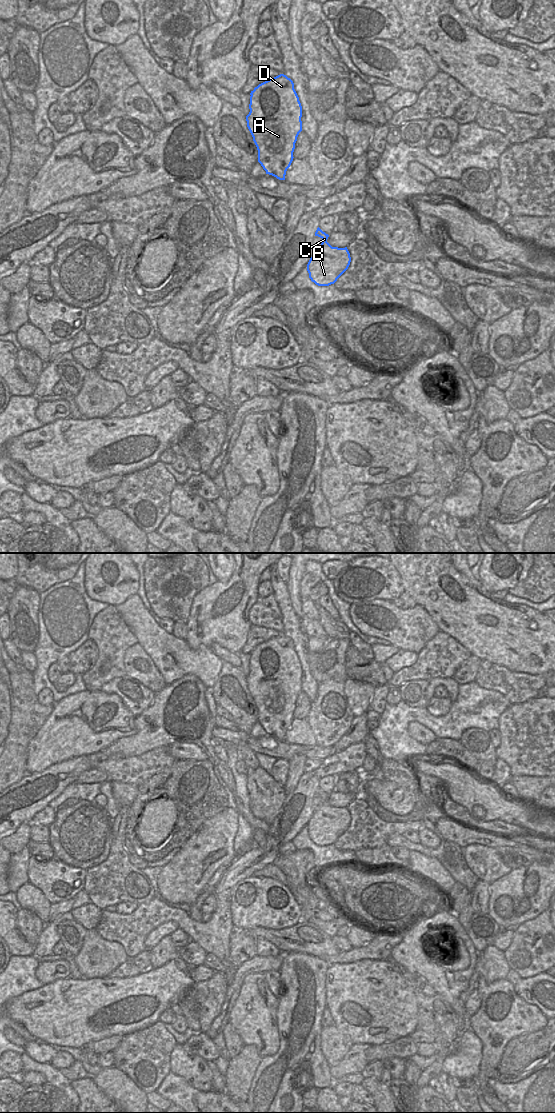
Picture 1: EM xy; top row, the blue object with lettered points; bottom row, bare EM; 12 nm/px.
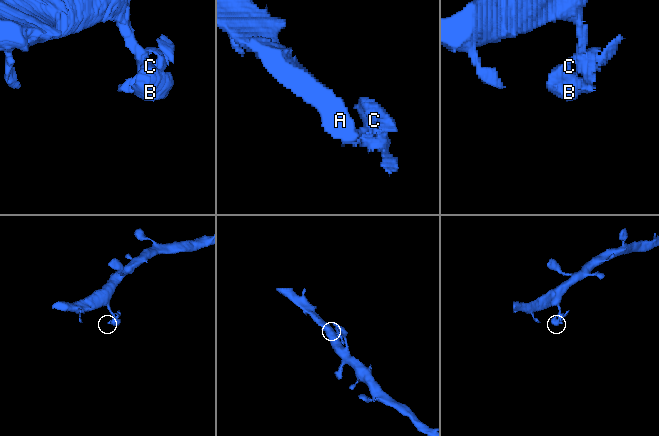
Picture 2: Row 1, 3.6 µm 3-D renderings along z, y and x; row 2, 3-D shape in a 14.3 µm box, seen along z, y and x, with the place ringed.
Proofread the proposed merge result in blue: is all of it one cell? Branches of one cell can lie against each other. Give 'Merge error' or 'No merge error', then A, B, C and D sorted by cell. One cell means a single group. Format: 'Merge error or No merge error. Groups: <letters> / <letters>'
No merge error. Groups: A B C D.

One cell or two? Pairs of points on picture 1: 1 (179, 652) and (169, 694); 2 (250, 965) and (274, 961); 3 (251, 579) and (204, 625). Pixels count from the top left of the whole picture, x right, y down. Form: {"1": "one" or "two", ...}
{"1": "two", "2": "one", "3": "one"}

